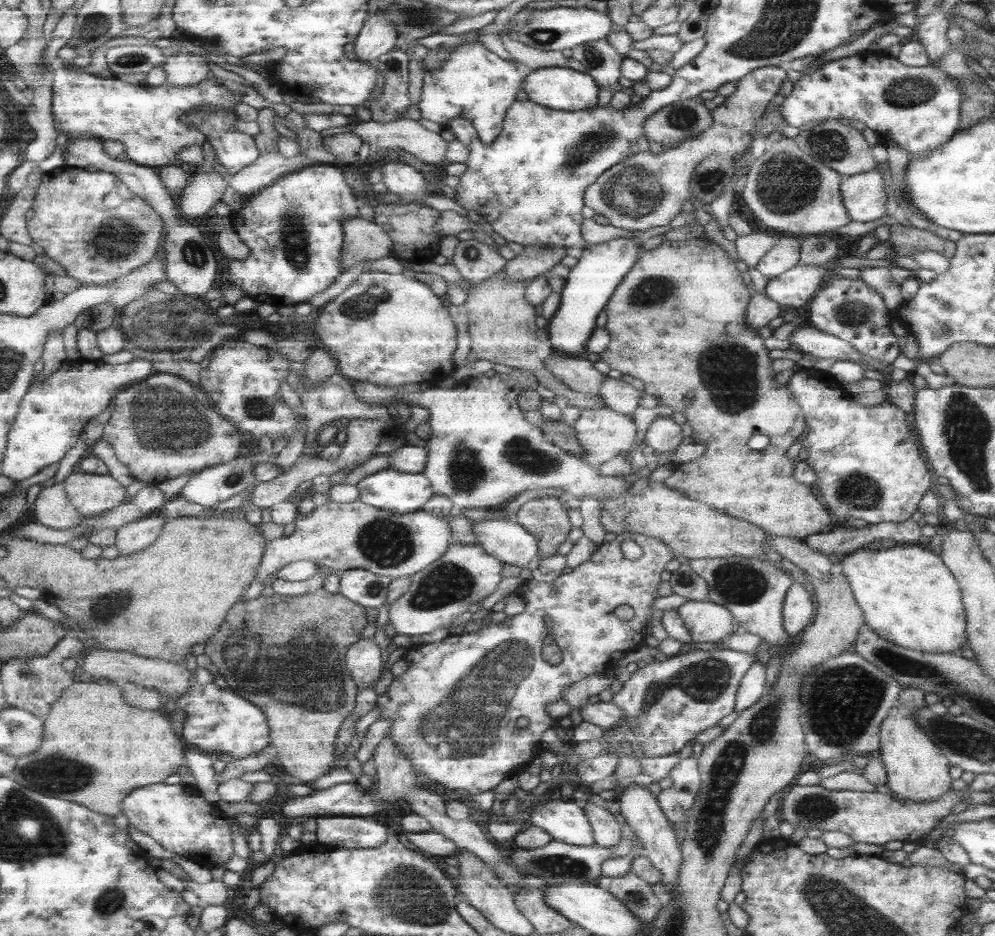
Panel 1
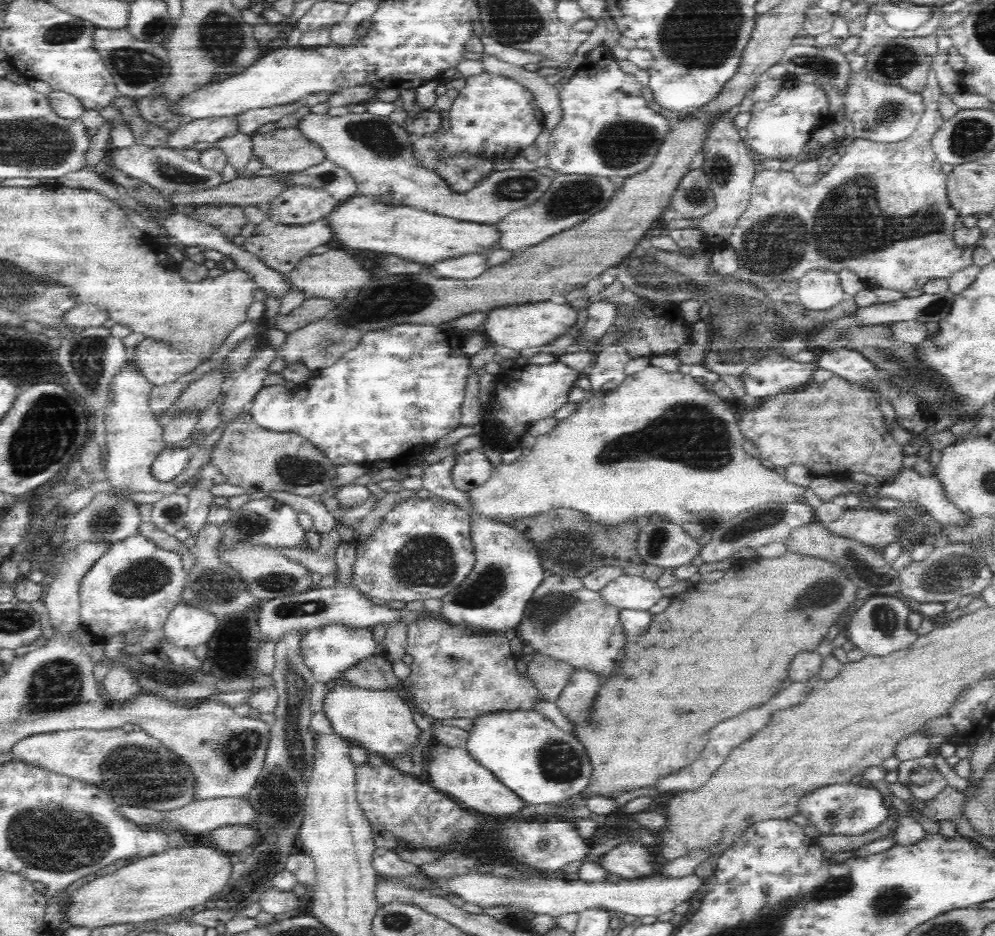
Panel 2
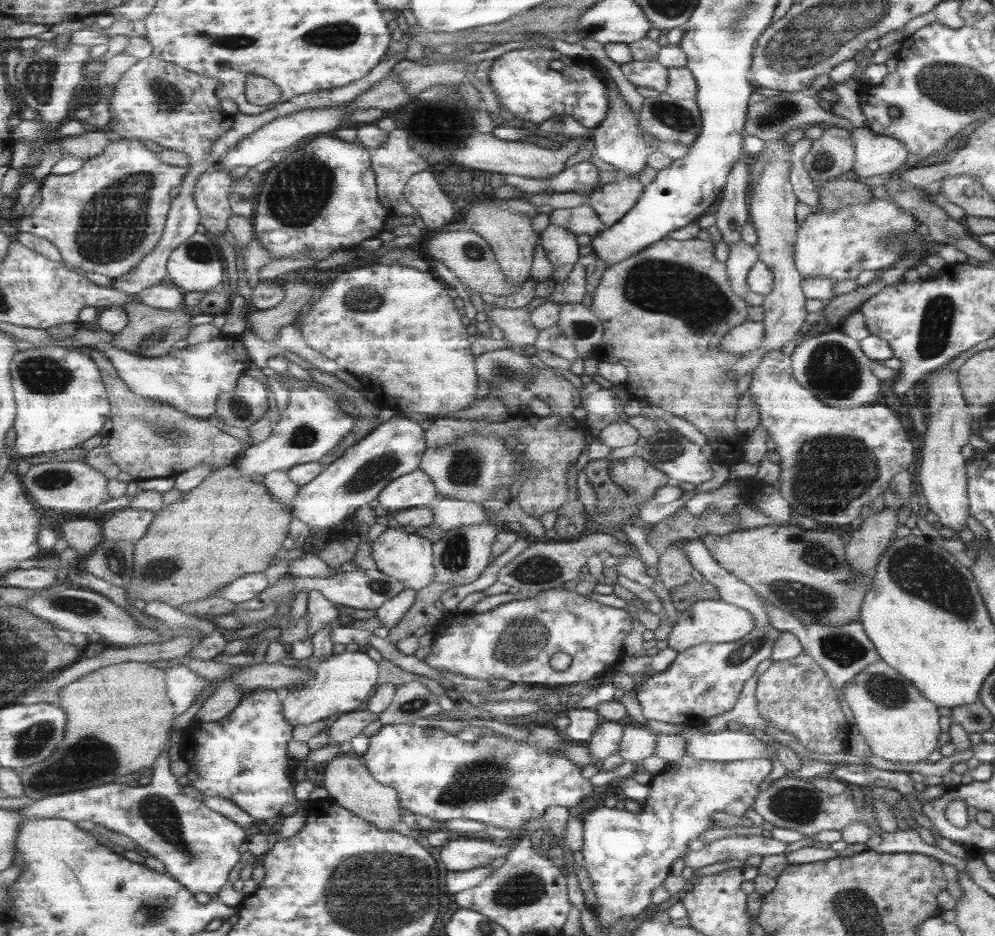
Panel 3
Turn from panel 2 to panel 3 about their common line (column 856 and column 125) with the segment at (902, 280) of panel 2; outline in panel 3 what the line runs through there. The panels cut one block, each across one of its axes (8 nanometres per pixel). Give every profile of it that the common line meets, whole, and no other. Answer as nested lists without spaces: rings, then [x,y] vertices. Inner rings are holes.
[[[113,141],[100,155],[86,160],[77,172],[63,176],[49,174],[42,183],[41,203],[31,215],[22,216],[20,230],[55,244],[64,262],[72,267],[110,279],[125,276],[137,269],[141,261],[156,249],[172,209],[171,190],[184,184],[190,168],[191,164],[180,167],[166,163],[159,150],[144,141]]]

